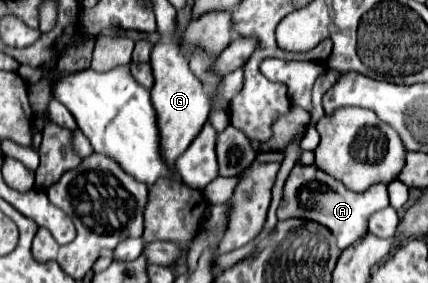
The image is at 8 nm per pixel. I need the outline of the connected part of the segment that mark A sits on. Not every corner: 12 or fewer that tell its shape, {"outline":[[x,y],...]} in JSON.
{"outline":[[294,165],[278,219],[312,219],[346,249],[390,205],[388,185],[346,189],[314,165]]}

